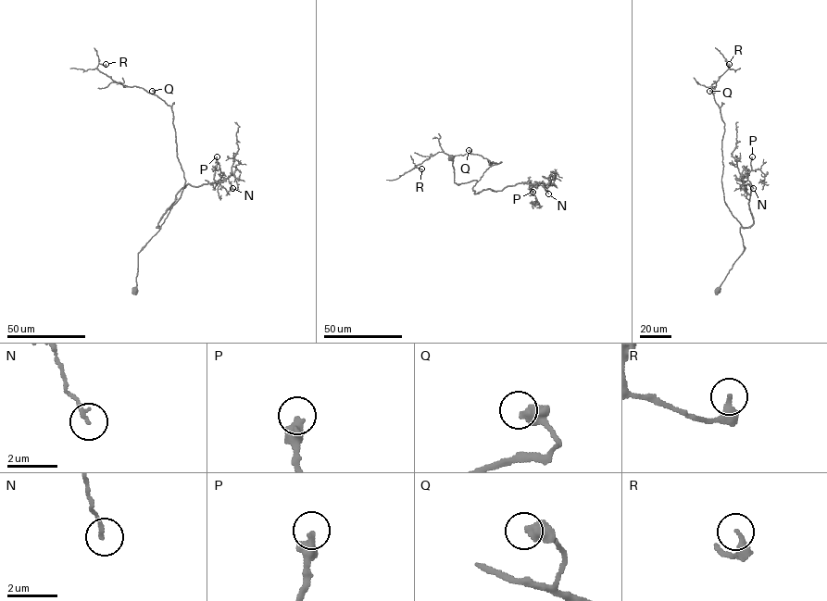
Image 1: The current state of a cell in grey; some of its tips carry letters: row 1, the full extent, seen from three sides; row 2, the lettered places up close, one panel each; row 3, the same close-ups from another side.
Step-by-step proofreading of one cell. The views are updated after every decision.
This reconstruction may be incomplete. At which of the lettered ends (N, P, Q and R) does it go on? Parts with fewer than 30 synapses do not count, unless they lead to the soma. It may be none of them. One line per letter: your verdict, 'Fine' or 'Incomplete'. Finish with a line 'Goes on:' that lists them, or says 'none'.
N: Fine
P: Incomplete
Q: Fine
R: Fine
Goes on: P

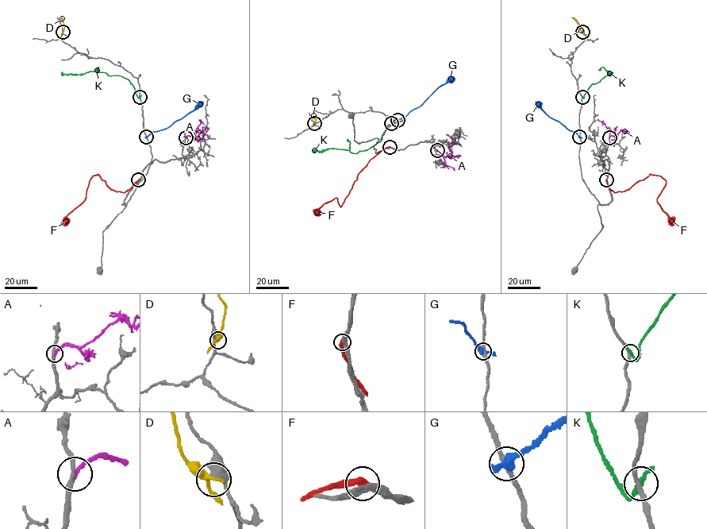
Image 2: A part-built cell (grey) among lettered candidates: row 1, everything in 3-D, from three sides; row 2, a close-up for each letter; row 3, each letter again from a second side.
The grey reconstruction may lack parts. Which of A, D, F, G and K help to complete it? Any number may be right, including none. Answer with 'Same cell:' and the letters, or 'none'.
Same cell: A

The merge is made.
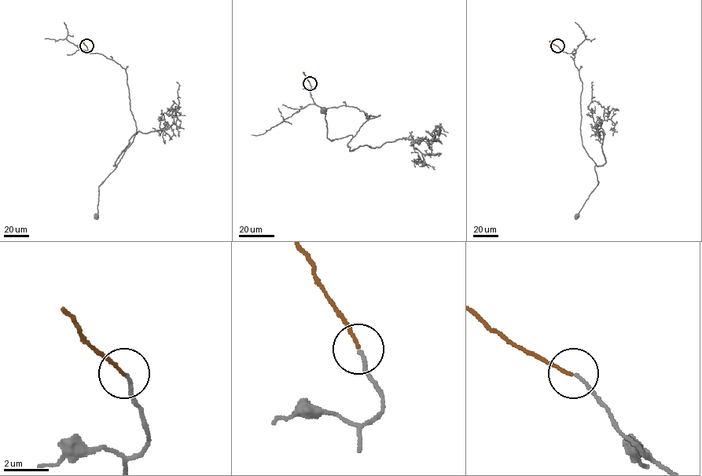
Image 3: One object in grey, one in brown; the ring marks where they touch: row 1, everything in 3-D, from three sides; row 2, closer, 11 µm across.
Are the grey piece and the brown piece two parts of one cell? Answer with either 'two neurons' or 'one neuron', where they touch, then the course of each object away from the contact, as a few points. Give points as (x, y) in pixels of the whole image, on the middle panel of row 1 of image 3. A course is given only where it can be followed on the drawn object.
one neuron | (310, 83) | grey via (309, 83), (312, 99), (322, 108), (348, 106), (366, 118), (380, 115), (353, 137), (329, 140), (322, 111) | brown via (309, 82), (303, 71)

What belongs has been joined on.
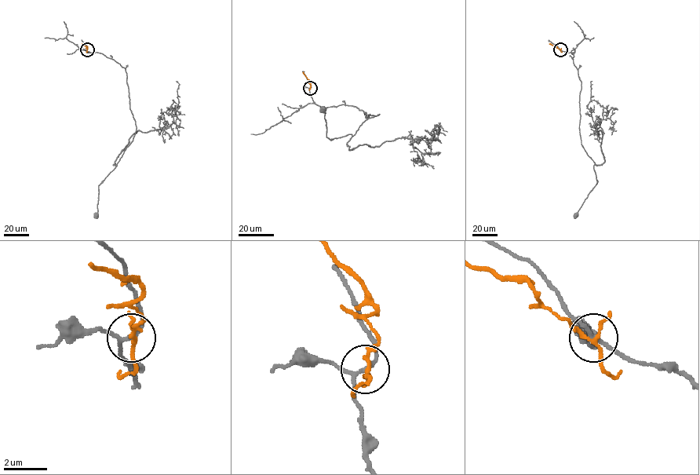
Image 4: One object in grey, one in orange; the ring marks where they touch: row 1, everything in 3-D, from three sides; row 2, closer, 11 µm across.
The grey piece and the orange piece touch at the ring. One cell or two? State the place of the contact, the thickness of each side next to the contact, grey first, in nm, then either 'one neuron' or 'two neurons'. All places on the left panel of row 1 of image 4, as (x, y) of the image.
(87, 49) | 150/140 nm | two neurons

